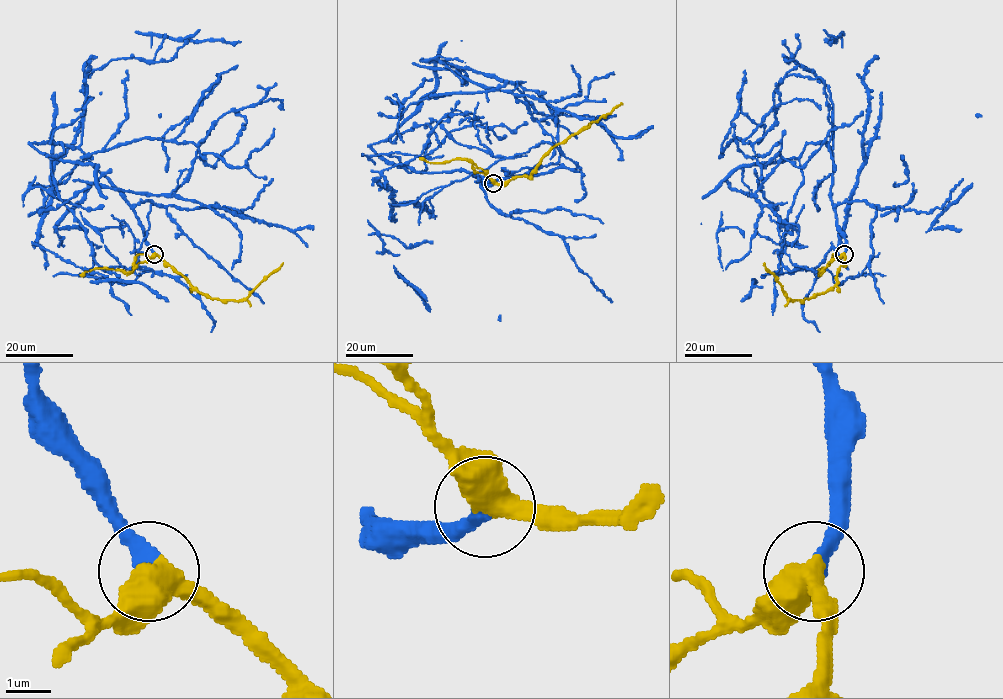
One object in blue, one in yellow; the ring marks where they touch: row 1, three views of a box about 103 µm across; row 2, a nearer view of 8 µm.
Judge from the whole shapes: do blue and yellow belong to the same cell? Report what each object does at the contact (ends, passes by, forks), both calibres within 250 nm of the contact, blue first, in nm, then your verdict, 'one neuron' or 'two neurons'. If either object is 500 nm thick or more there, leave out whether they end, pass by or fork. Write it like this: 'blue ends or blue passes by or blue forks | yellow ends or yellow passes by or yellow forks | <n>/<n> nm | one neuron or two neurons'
320/500 nm | one neuron

